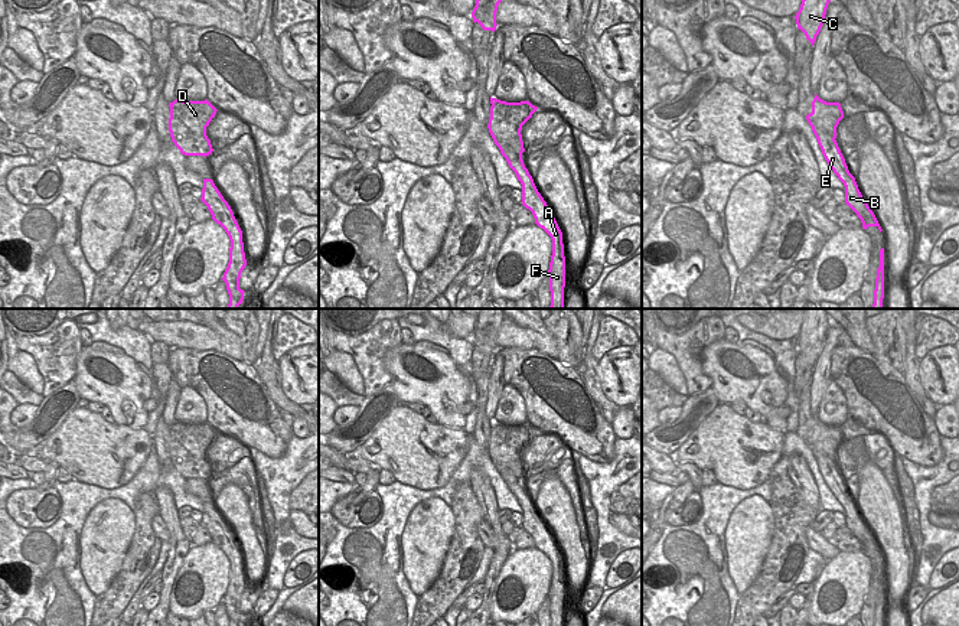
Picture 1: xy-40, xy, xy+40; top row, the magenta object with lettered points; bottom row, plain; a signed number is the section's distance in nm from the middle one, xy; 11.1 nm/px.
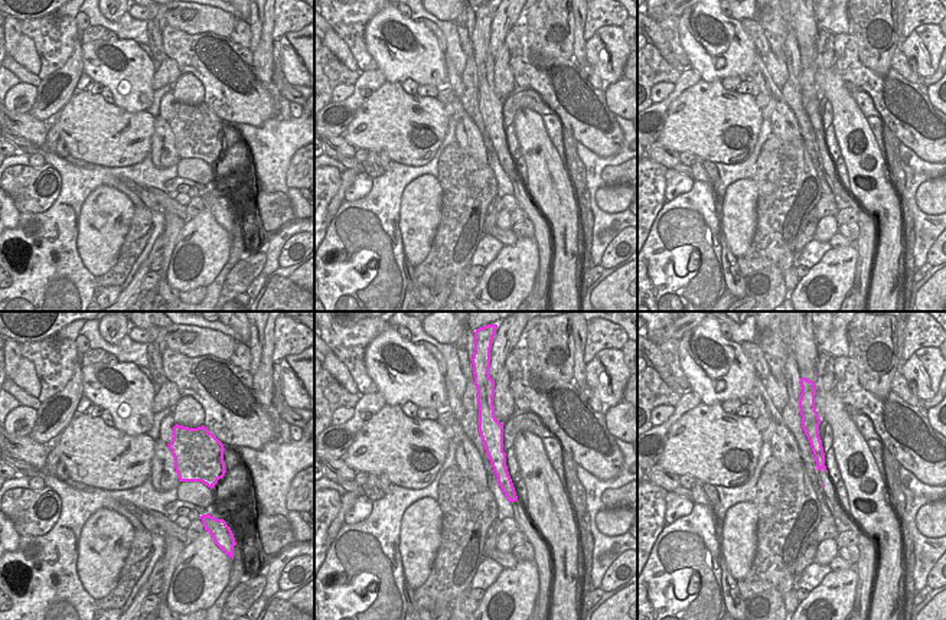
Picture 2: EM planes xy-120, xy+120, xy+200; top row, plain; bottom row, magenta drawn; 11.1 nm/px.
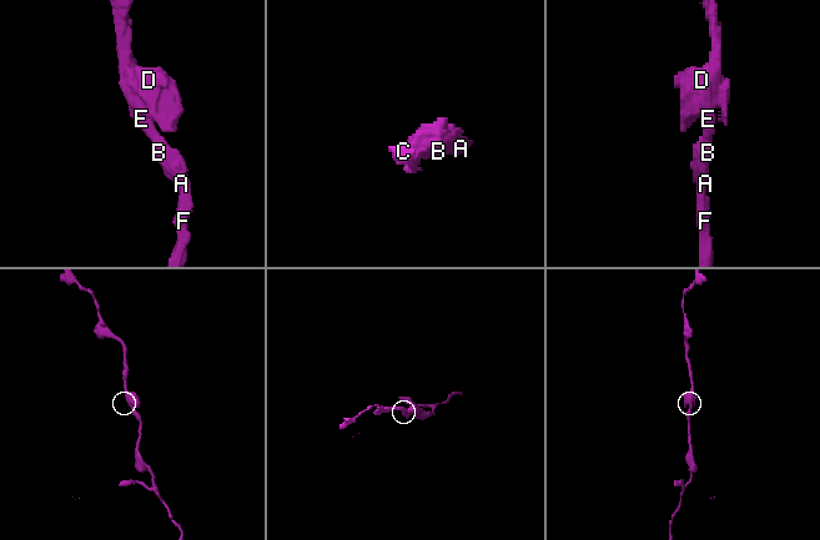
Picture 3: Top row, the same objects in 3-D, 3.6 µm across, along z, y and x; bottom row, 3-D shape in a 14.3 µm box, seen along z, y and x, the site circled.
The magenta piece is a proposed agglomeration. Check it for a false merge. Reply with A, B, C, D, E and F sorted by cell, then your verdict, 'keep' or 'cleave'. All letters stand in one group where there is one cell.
groups A B C E F / D; cleave

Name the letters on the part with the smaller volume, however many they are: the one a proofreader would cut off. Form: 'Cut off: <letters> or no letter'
Cut off: D

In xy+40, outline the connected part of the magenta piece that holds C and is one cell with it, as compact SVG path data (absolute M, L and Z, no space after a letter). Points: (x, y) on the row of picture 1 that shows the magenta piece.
M802 0L800 9L795 16L797 29L805 33L812 46L823 25L829 1L831 0Z

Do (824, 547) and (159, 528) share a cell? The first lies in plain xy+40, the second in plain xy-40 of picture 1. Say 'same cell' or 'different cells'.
same cell

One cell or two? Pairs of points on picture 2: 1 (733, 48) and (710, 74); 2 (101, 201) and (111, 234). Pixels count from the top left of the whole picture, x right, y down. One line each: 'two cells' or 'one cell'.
1: one cell
2: one cell

